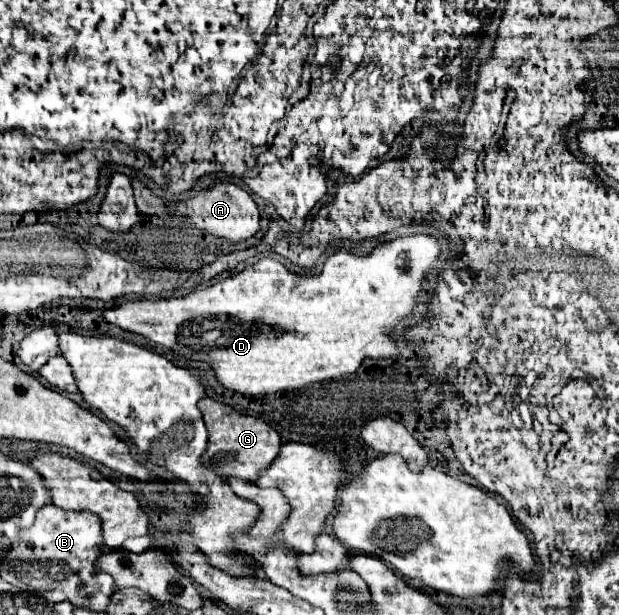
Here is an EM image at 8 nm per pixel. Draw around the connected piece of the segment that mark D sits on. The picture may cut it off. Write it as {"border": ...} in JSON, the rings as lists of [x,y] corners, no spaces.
{"border":[[[411,235],[383,243],[369,255],[357,253],[357,249],[341,249],[327,257],[321,275],[297,275],[279,261],[263,257],[245,271],[221,279],[207,289],[161,301],[129,301],[105,309],[101,317],[129,333],[145,335],[181,357],[189,353],[187,357],[191,361],[209,365],[215,371],[215,379],[229,391],[243,395],[293,391],[325,379],[351,375],[359,369],[363,359],[393,357],[397,353],[393,341],[395,323],[403,321],[415,307],[427,267],[439,259],[439,253],[437,239],[429,235]]]}

